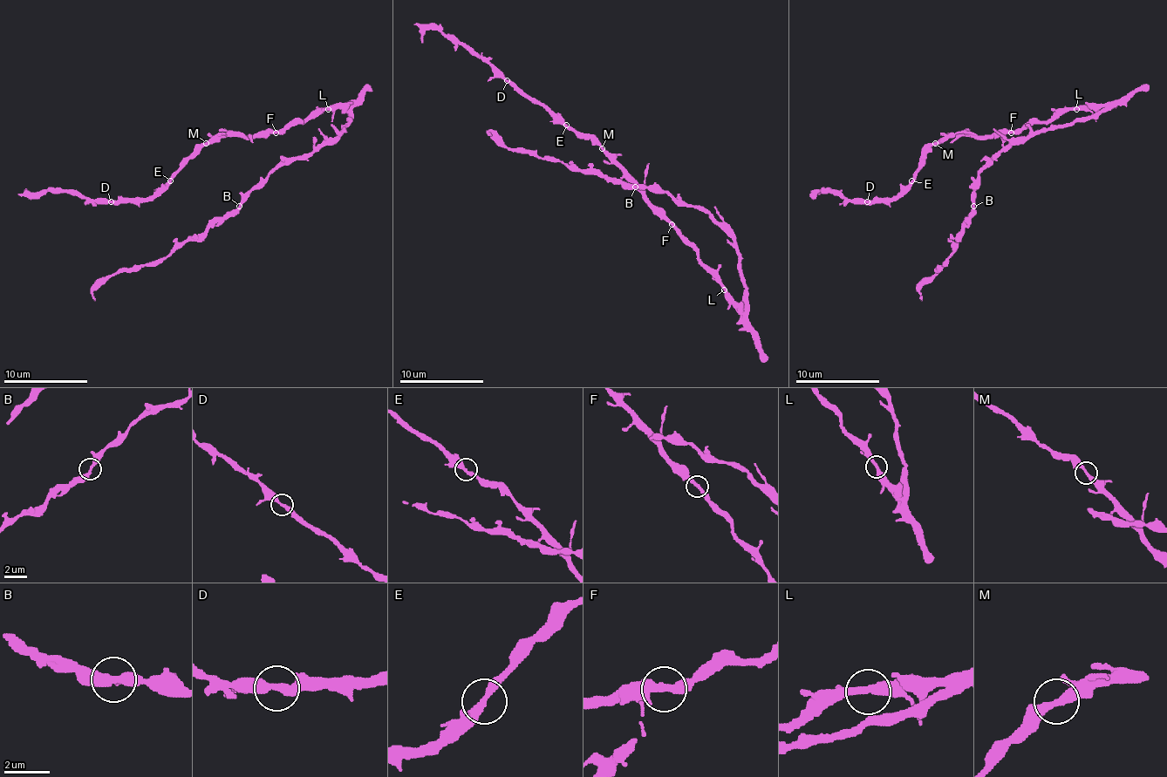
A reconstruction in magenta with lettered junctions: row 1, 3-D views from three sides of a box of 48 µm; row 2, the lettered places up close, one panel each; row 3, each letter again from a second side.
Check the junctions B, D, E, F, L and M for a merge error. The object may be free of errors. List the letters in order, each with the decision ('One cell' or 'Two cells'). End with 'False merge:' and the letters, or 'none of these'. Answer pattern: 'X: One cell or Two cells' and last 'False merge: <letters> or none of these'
B: One cell
D: One cell
E: One cell
F: One cell
L: One cell
M: One cell
False merge: none of these

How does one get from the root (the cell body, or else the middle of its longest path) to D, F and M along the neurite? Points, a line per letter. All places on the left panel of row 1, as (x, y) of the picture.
D: (330, 107), (280, 130), (262, 130), (255, 136), (214, 136), (149, 198), (111, 201)
F: (330, 107), (322, 107), (305, 122), (292, 122), (276, 132)
M: (330, 107), (322, 107), (305, 122), (292, 122), (280, 130), (262, 130), (255, 136), (214, 136), (206, 143)

